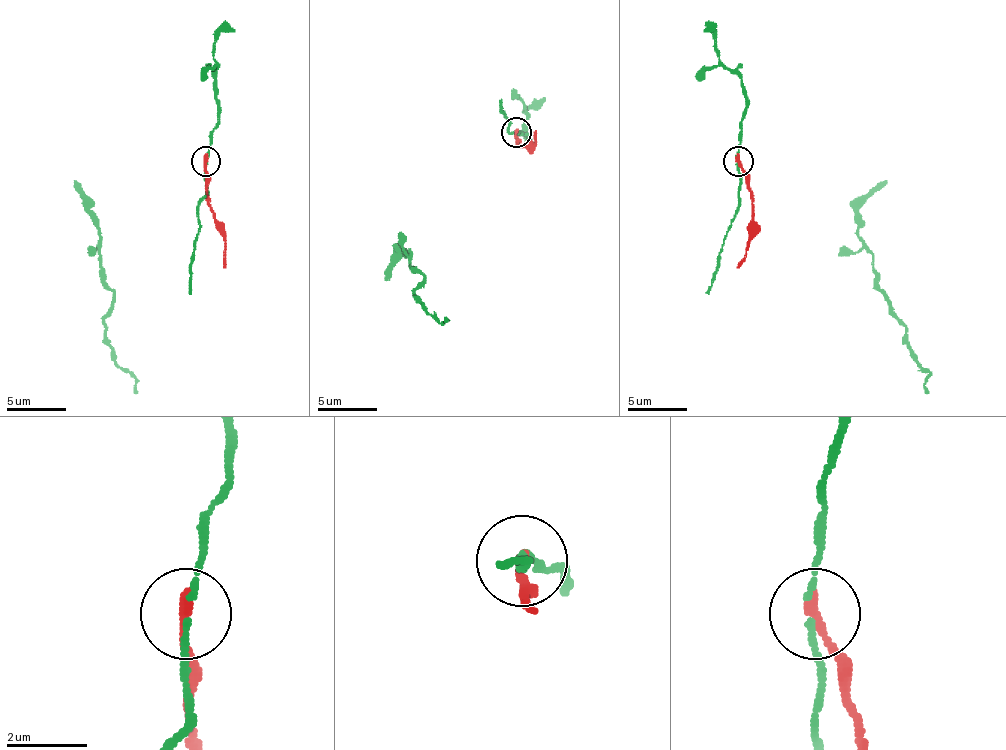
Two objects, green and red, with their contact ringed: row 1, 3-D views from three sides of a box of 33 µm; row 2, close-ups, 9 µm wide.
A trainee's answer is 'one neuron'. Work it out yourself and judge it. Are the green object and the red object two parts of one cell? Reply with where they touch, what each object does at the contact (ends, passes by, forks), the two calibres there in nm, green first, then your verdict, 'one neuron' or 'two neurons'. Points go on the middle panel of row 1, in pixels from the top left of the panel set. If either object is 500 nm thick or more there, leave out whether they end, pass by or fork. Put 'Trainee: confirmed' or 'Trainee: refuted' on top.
Trainee: refuted
place (516, 132); green passes by; red ends; calibres 120 and 280 nm; two neurons

